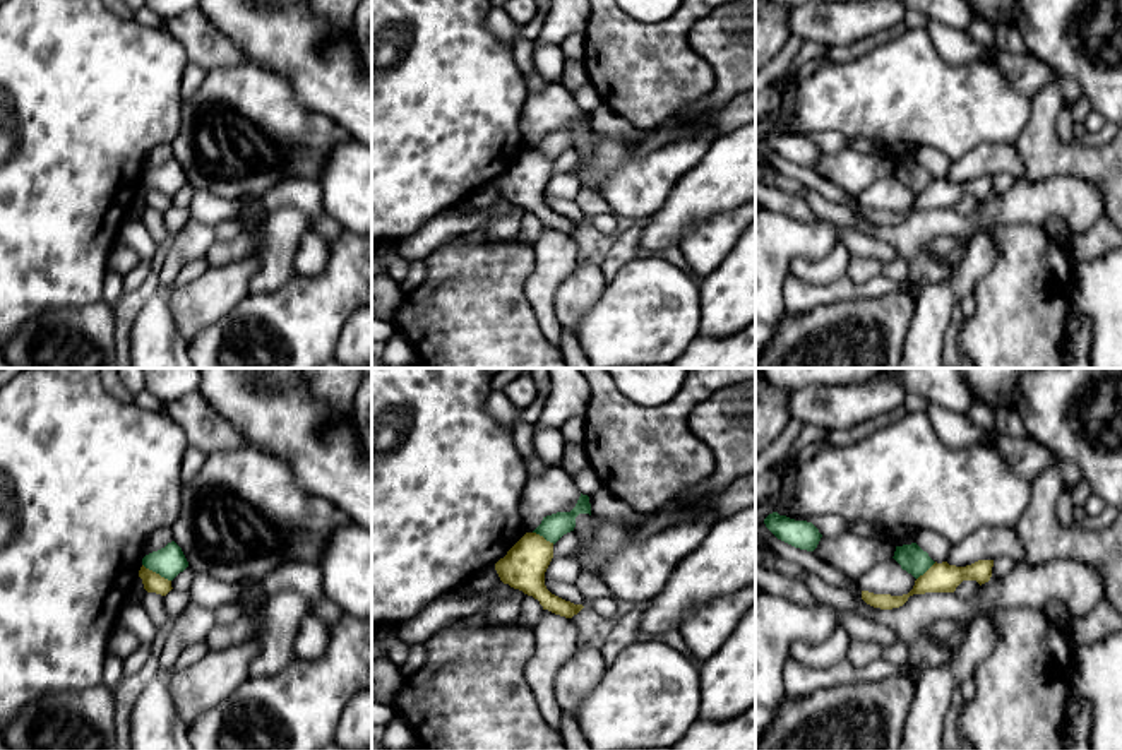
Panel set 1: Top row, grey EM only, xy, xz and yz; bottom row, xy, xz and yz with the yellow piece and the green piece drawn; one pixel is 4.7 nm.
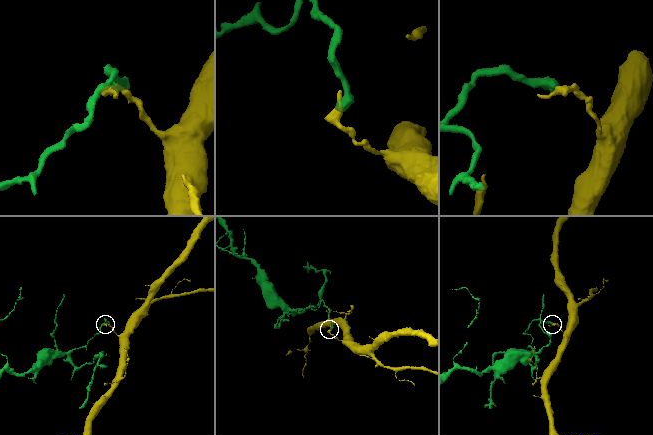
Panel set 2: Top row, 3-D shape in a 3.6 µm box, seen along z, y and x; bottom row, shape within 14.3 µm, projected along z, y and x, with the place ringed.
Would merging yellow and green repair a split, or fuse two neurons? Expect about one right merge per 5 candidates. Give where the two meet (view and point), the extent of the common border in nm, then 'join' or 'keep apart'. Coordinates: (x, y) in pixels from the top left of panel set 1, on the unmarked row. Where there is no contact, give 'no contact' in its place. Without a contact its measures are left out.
contact xy (155, 189); length 160 nm; keep apart

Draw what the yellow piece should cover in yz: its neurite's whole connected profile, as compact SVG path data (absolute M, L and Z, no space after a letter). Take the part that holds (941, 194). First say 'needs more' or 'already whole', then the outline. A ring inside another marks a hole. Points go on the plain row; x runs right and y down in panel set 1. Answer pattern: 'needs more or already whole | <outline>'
already whole | M978 176L966 183L935 178L923 192L915 197L915 202L908 211L891 212L862 207L862 216L874 224L892 226L903 223L913 211L954 209L963 197L976 197L982 202L990 197L992 183L994 176Z

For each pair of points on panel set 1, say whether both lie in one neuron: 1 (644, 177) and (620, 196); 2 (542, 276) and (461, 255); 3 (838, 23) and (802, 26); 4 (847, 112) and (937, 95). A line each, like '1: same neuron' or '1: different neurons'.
1: same neuron
2: different neurons
3: same neuron
4: same neuron

